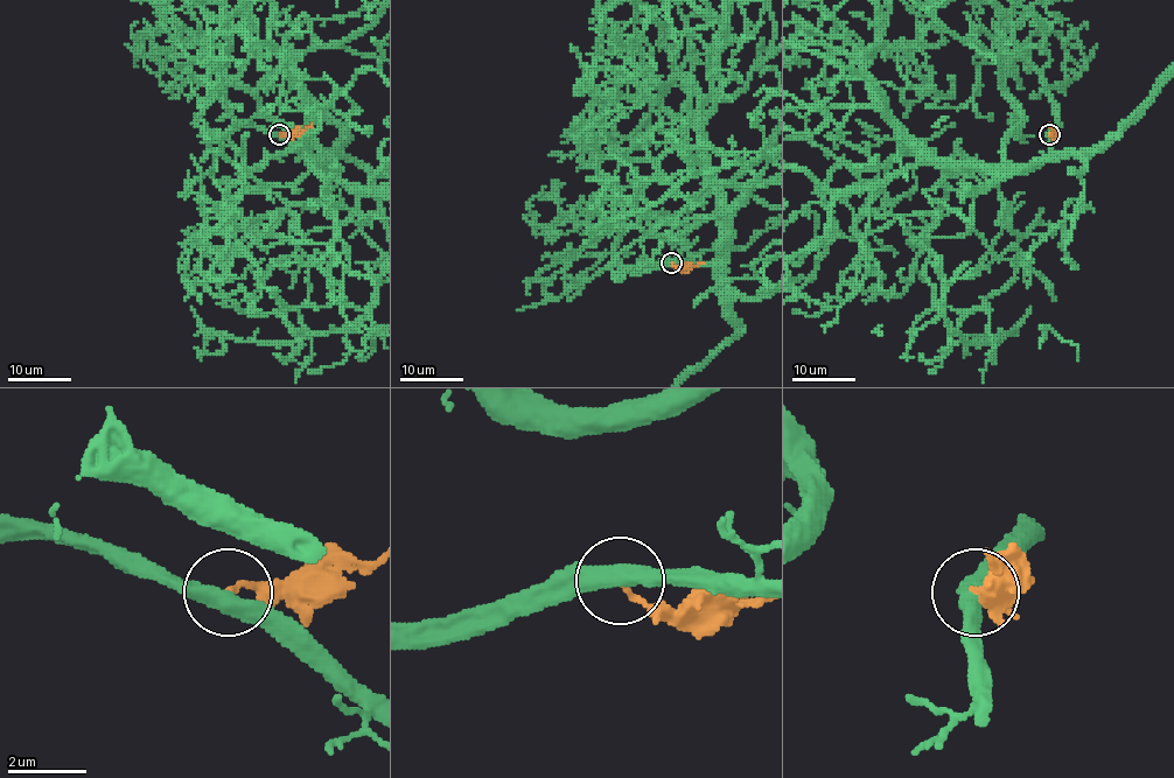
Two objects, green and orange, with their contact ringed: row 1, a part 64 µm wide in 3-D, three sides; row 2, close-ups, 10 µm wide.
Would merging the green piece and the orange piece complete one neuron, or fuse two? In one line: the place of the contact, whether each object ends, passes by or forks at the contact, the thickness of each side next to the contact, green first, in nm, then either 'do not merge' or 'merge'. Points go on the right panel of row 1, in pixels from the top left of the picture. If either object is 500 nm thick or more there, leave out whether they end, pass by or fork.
place (1049, 134); green passes by; orange ends; calibres 460 and 140 nm; do not merge

